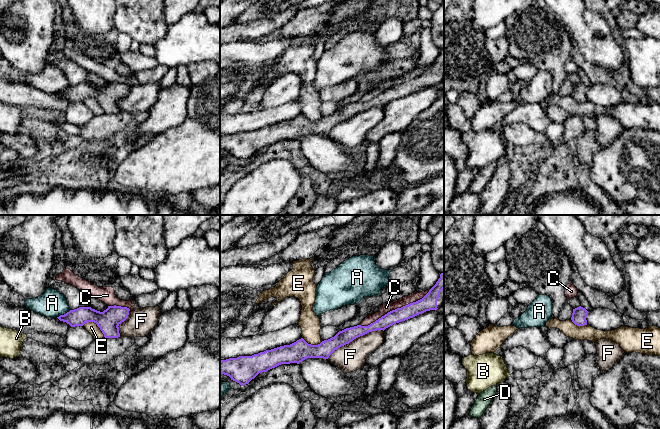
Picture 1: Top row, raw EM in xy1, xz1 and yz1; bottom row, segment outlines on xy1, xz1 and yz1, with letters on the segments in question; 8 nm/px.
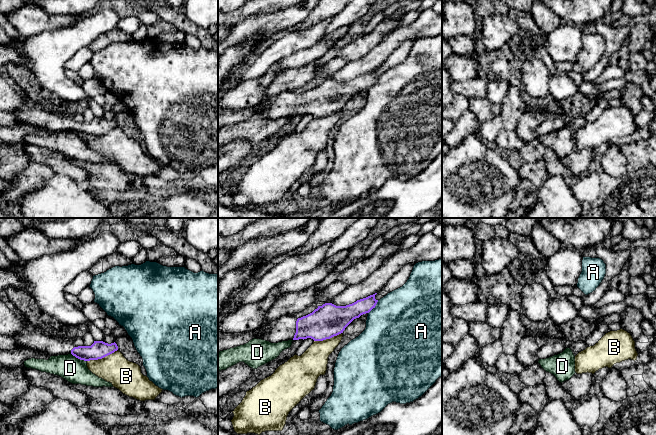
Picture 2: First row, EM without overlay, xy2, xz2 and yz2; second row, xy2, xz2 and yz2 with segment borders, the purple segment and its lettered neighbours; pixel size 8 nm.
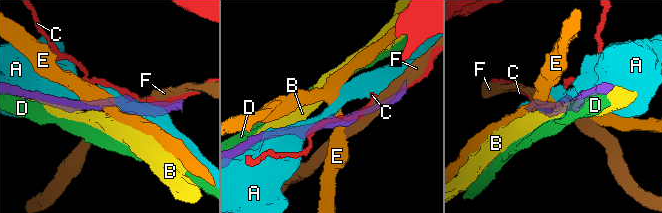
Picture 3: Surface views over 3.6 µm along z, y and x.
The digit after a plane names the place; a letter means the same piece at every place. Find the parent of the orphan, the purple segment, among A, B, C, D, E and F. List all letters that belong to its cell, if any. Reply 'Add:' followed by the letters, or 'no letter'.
Add: no letter

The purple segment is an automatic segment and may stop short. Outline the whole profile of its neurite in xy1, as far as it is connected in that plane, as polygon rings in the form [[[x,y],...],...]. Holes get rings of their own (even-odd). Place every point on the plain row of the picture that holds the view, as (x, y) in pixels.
[[[116,81],[108,82],[103,88],[91,83],[79,83],[57,94],[71,103],[83,102],[87,98],[94,98],[105,114],[118,114],[120,113],[118,102],[128,94],[129,87],[130,85],[127,83]]]

